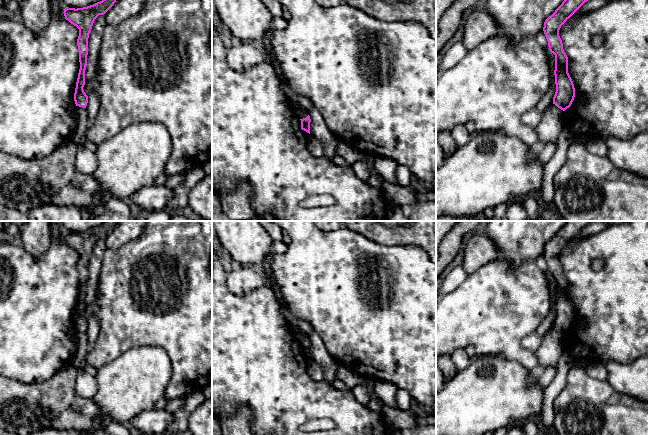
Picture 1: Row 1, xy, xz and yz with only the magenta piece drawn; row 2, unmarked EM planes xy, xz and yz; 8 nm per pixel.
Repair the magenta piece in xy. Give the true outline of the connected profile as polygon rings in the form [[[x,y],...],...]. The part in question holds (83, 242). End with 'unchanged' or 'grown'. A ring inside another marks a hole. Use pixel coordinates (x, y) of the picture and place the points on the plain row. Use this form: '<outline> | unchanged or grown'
[[[106,221],[100,226],[83,232],[68,232],[64,234],[65,243],[79,253],[77,270],[79,275],[80,293],[76,306],[74,325],[76,330],[86,332],[88,320],[83,314],[85,309],[85,294],[87,290],[88,262],[93,247],[99,239],[104,239],[116,226],[117,221]]] | unchanged

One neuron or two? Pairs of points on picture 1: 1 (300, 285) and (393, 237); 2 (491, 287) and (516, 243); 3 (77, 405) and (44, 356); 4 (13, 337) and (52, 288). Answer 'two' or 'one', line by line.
1: two
2: two
3: two
4: one

